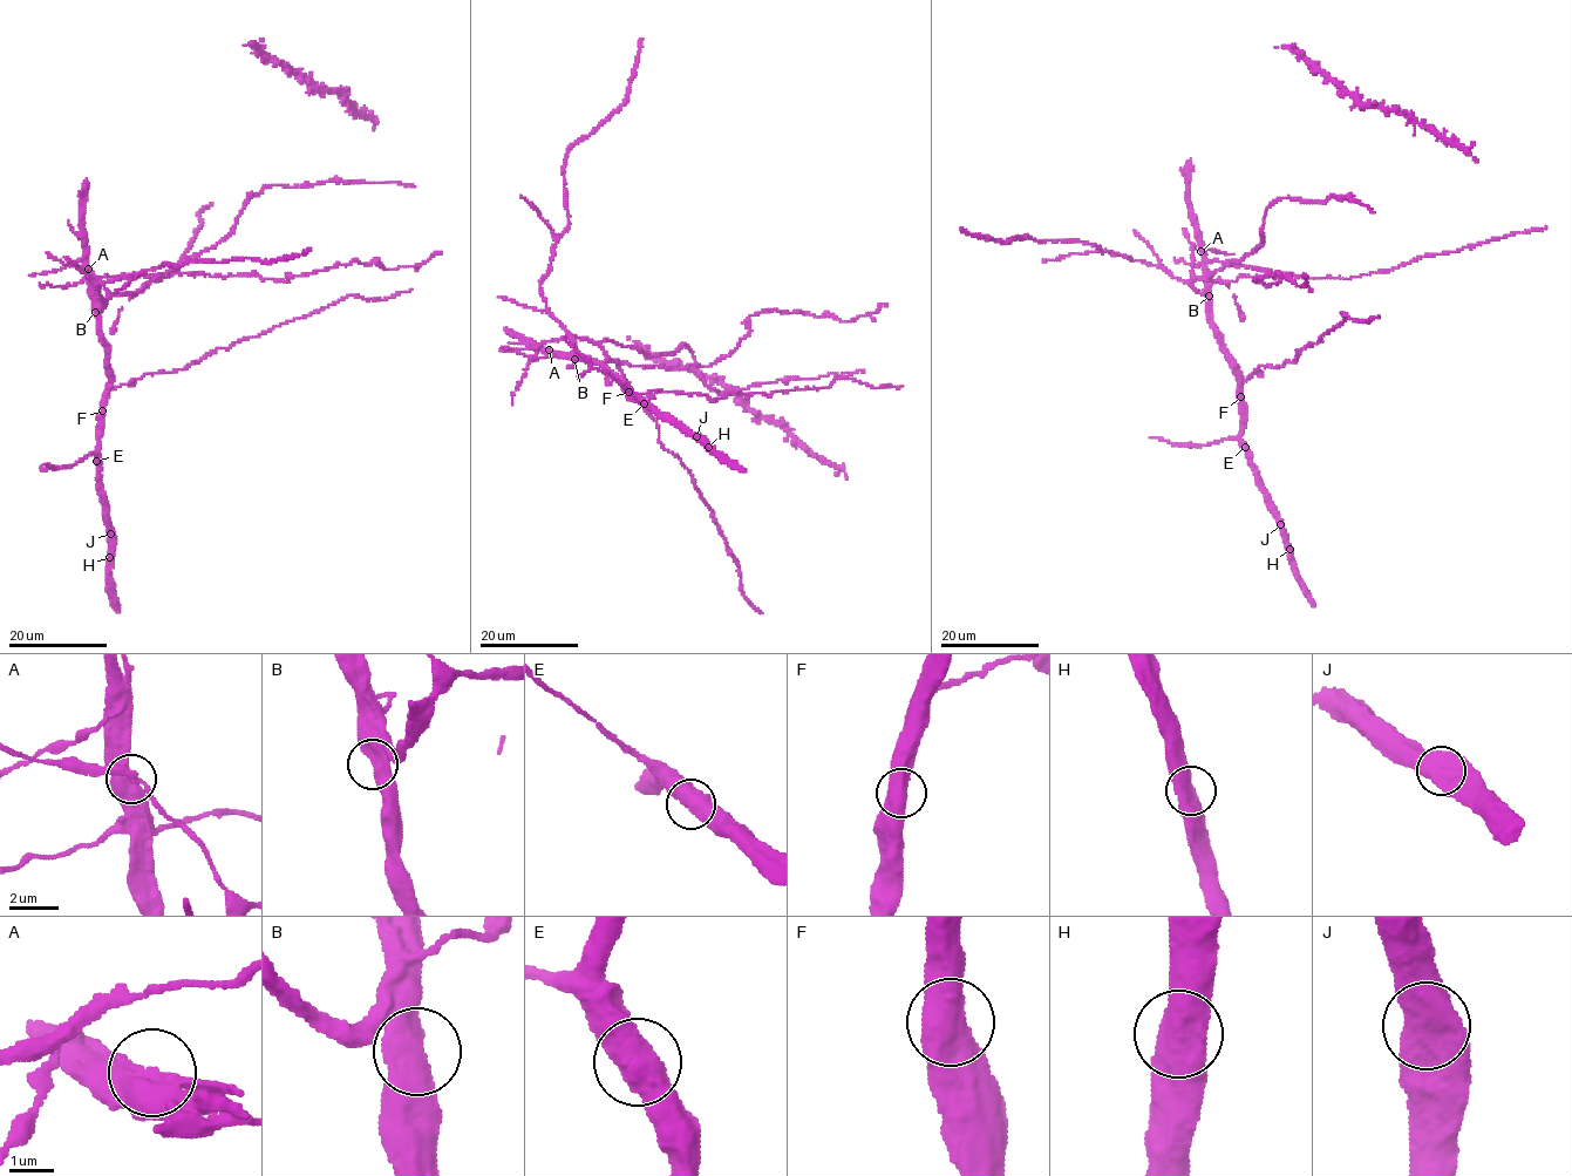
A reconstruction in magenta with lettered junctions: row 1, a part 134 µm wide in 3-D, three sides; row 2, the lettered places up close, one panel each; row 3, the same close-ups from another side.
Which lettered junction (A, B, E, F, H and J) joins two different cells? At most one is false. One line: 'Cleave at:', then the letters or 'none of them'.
Cleave at: none of them

